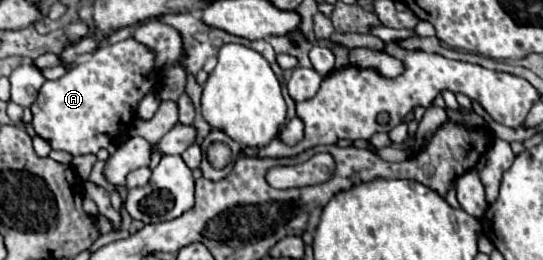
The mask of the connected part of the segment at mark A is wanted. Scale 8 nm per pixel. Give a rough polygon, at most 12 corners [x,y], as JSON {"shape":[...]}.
{"shape":[[133,38],[47,80],[31,106],[53,150],[97,154],[159,88]]}

